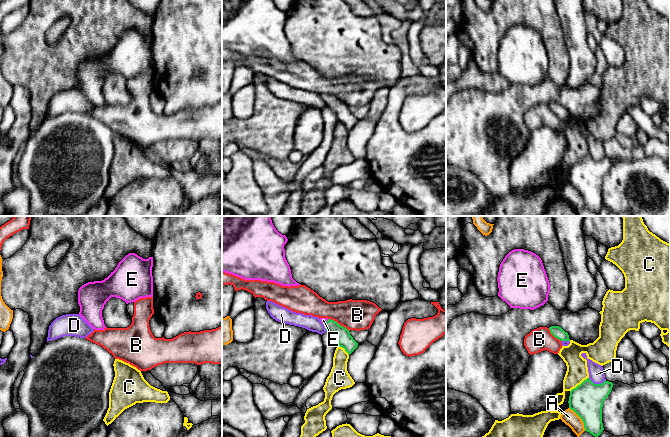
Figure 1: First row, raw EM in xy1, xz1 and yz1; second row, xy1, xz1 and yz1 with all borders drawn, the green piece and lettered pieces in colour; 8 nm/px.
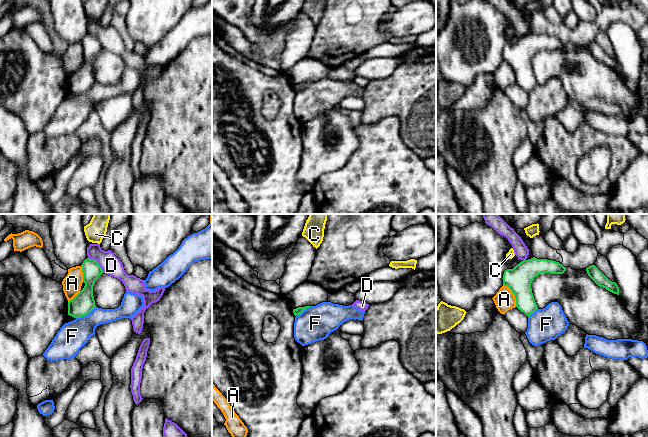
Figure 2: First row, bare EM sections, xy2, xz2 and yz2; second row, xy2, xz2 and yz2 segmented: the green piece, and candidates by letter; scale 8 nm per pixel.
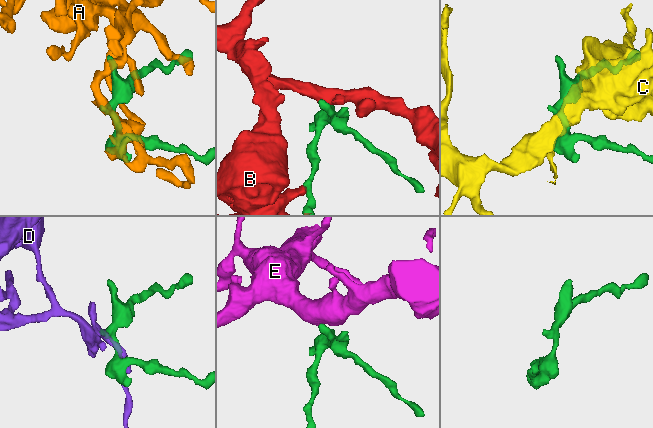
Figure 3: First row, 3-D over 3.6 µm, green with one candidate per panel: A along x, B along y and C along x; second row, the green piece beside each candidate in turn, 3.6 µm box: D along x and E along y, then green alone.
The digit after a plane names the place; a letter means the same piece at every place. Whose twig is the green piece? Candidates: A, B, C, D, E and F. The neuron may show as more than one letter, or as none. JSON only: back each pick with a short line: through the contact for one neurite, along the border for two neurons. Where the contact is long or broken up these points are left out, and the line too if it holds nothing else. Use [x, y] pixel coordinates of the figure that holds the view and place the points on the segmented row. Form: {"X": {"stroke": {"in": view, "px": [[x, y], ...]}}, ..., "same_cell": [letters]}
{"E": {"stroke": {"in": "xz1", "px": [[345, 340], [326, 322], [323, 320]]}}, "same_cell": ["E"]}

